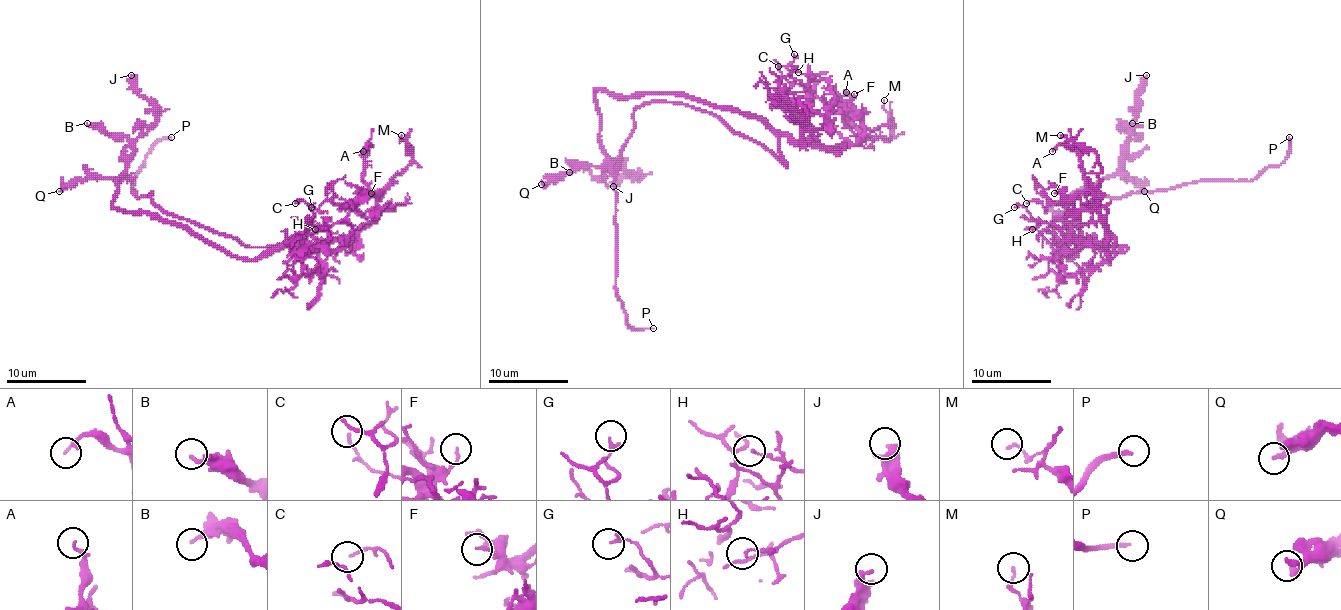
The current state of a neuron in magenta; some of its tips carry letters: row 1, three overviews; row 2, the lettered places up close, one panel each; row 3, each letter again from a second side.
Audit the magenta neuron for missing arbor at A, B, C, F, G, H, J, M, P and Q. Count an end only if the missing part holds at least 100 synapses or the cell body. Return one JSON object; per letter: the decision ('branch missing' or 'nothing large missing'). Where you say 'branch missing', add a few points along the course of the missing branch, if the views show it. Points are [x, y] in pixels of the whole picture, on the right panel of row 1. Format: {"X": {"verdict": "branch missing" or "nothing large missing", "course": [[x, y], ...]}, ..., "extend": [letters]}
{"A": {"verdict": "nothing large missing"}, "B": {"verdict": "nothing large missing"}, "C": {"verdict": "nothing large missing"}, "F": {"verdict": "nothing large missing"}, "G": {"verdict": "nothing large missing"}, "H": {"verdict": "nothing large missing"}, "J": {"verdict": "nothing large missing"}, "M": {"verdict": "nothing large missing"}, "P": {"verdict": "branch missing", "course": [[1289, 137], [1293, 151], [1301, 159], [1313, 159], [1325, 147], [1327, 149], [1323, 153]]}, "Q": {"verdict": "nothing large missing"}, "extend": ["P"]}

